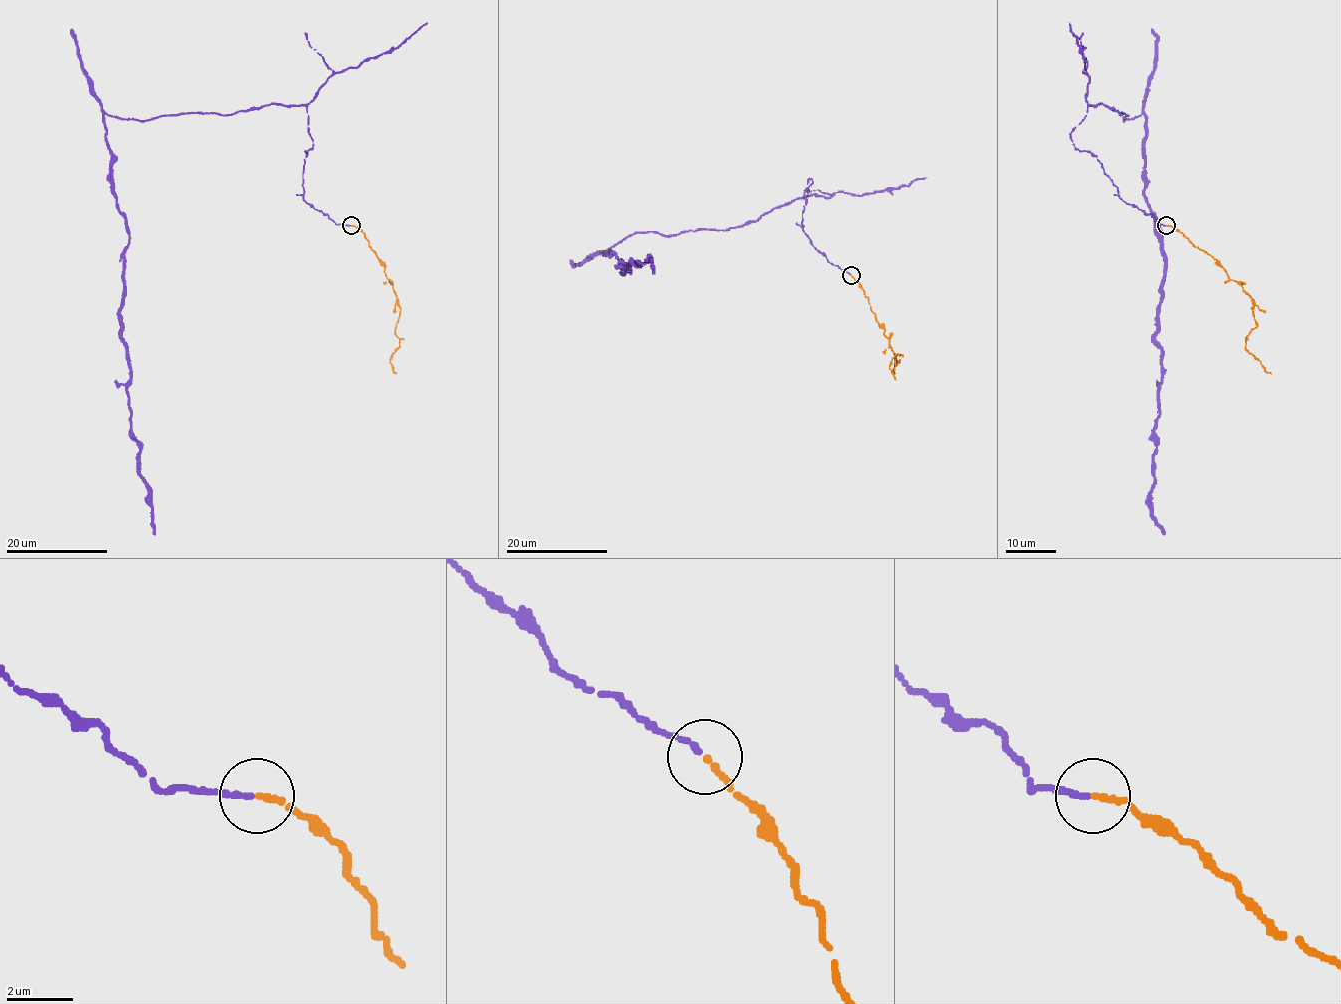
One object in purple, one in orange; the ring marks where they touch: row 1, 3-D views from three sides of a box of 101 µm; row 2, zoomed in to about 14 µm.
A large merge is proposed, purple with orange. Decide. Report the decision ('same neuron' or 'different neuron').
same neuron

